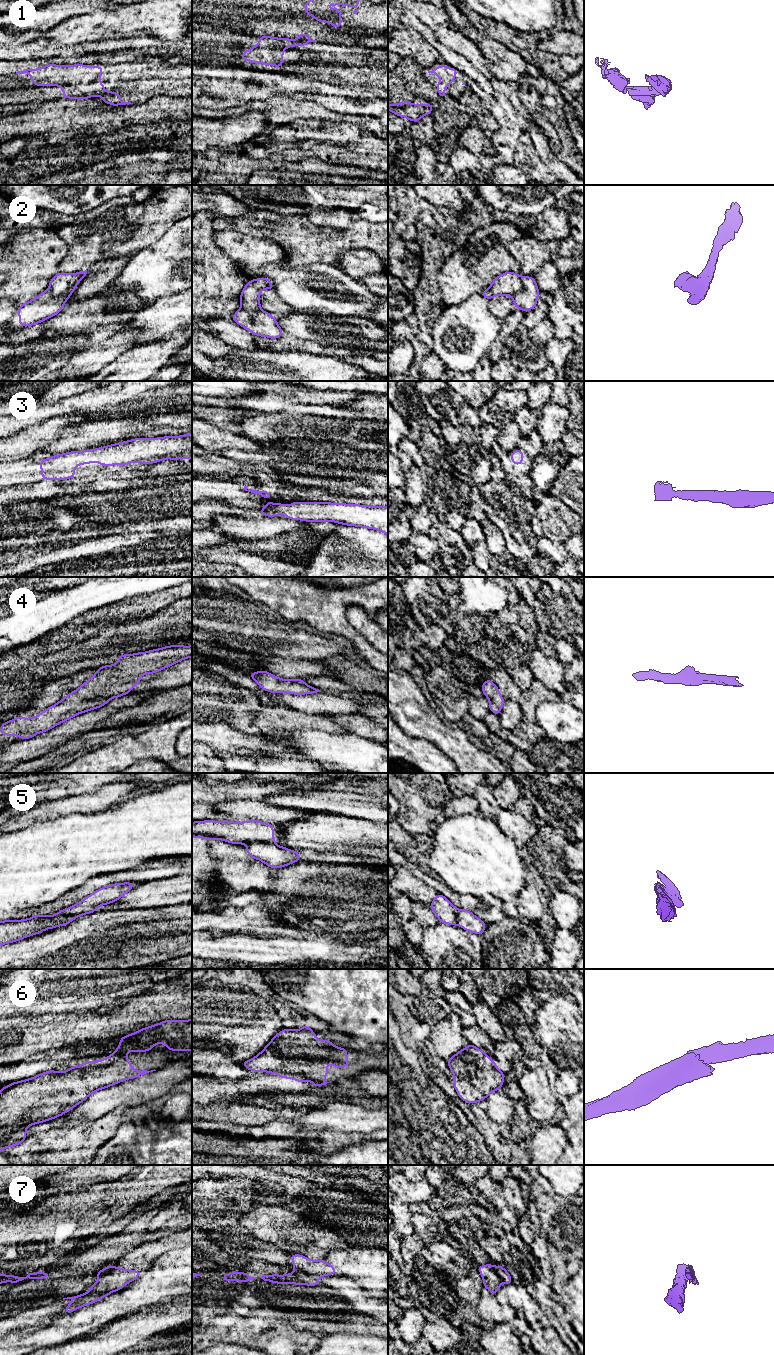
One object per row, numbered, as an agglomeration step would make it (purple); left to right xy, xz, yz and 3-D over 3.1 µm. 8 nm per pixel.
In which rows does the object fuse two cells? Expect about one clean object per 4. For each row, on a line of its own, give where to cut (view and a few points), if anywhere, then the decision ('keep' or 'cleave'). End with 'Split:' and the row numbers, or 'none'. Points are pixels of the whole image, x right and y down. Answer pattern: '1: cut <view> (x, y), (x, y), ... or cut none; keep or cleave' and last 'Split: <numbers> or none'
1: cut xz (298, 39), (307, 42); cleave
2: cut xy (82, 273), (82, 277), (72, 287), (57, 295), (48, 289); cleave
3: cut none; keep
4: cut none; keep
5: cut xz (273, 841), (252, 841), (247, 844); cleave
6: cut xz (279, 1073), (299, 1073), (310, 1080); cleave
7: cut xz (295, 1270), (318, 1277); cleave
Split: 1, 2, 5, 6, 7

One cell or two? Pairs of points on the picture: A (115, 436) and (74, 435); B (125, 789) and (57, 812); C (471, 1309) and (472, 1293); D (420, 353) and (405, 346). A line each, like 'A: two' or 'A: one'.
A: one
B: one
C: one
D: two

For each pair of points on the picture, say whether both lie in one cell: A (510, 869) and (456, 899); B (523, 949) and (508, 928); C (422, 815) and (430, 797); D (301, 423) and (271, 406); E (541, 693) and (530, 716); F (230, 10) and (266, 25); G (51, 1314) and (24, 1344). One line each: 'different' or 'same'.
A: different
B: same
C: same
D: different
E: same
F: same
G: different

